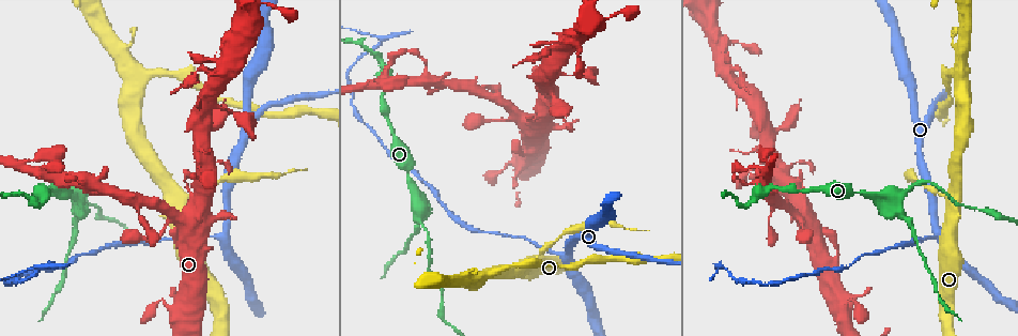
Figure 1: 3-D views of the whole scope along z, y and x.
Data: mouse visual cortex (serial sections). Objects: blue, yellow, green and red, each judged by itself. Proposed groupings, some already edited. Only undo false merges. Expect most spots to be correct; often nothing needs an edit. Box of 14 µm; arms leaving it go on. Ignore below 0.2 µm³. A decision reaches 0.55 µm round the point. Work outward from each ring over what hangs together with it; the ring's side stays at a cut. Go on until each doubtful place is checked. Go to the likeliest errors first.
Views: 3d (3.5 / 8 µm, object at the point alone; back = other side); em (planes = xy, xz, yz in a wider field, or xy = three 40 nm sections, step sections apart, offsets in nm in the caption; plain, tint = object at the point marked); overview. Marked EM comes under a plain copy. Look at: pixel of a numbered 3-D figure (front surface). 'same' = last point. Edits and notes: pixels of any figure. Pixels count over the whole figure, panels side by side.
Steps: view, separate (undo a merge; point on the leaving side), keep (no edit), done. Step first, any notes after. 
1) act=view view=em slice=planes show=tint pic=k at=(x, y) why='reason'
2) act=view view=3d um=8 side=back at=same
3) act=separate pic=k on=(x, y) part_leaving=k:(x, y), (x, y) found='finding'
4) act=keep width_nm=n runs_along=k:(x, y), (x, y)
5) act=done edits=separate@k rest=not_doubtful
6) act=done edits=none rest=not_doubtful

act=view view=3d um=3.5 pic=1 at=(34, 266) why='sharp bend'

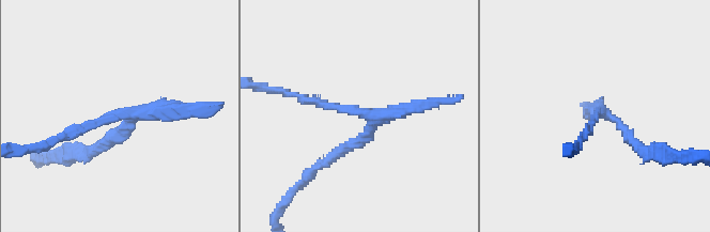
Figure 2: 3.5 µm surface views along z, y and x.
act=view view=em slice=xy step=3 show=tint pic=2 at=(600, 114) why='now the EM'

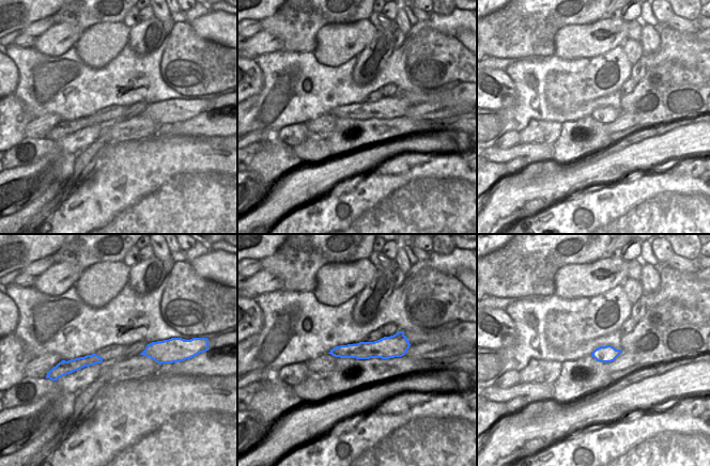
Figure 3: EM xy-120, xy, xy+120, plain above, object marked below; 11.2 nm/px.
act=keep runs_along=3:(403, 347), (333, 352) found='one cell here'

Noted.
act=view view=3d um=3.5 pic=1 at=(894, 201) why='arms part here'

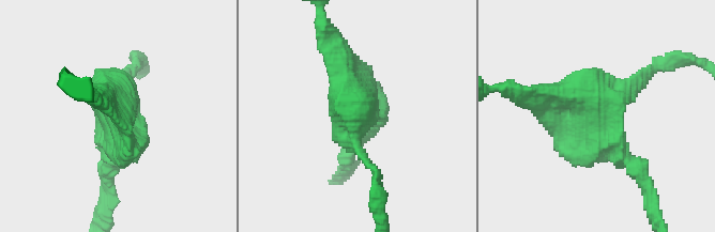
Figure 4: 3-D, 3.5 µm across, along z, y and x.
act=view view=em slice=xy step=5 show=tint pic=4 at=(596, 117)

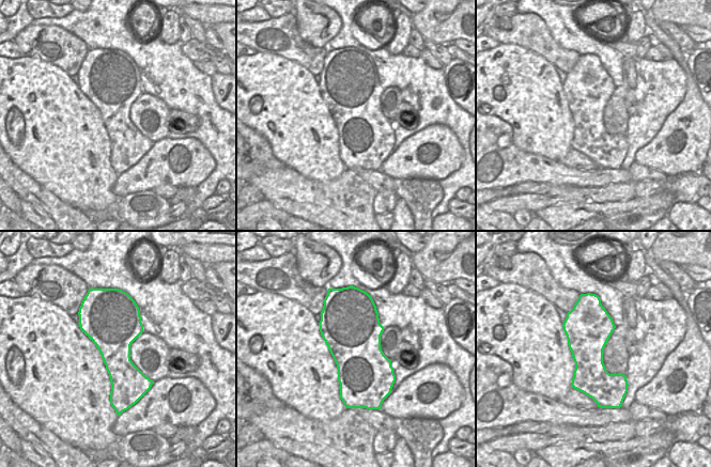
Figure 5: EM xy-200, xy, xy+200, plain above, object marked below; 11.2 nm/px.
act=keep width_nm=650 runs_along=4:(527, 96), (592, 93), (625, 159) found='all the same cell'

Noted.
act=view view=3d um=8 side=back pic=1 at=(183, 202) why='arms part here'

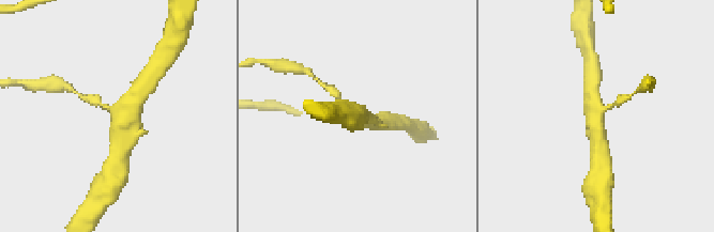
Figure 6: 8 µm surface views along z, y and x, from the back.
act=view view=em slice=xy step=5 show=tint pic=6 at=(120, 114) why='shape alone is not enough'

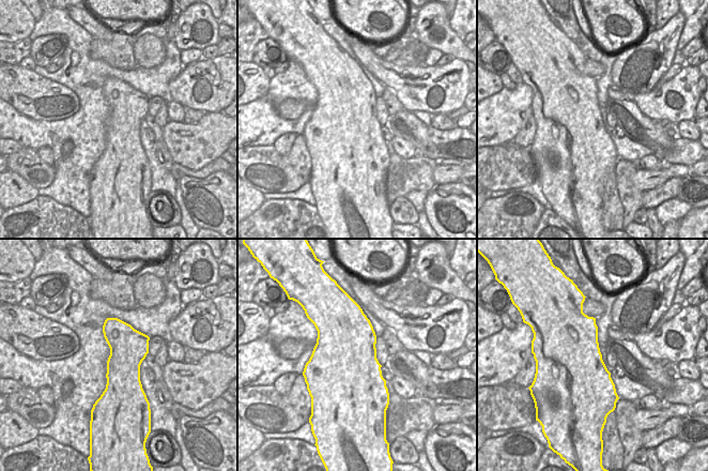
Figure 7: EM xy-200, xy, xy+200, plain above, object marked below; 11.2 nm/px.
act=keep runs_along=6:(120, 152), (121, 124), (138, 94) found='all the same cell'

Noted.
act=done edits=none rest=not_doubtful

